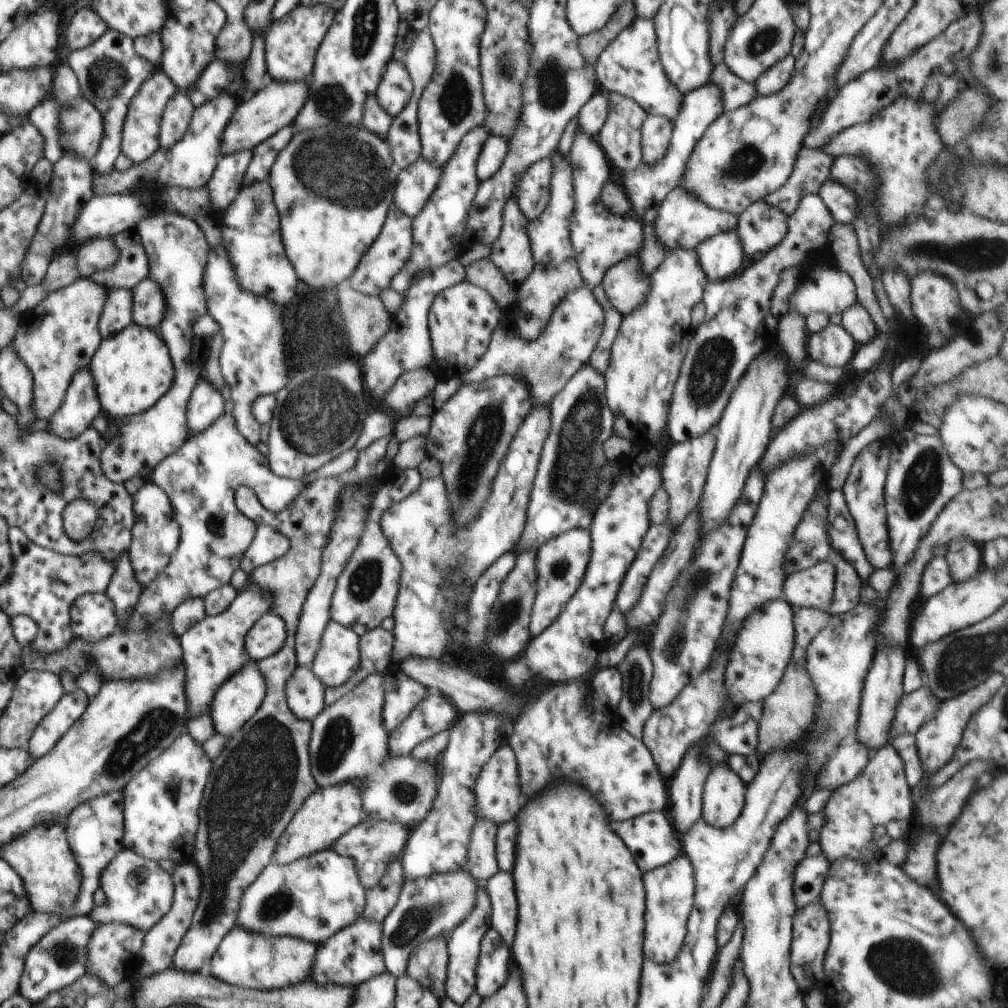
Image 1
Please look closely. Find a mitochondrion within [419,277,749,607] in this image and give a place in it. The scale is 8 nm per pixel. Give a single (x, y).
(573, 469)

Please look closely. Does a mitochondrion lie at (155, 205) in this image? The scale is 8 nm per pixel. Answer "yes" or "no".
no

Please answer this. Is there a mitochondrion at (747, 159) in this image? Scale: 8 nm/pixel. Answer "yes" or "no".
yes

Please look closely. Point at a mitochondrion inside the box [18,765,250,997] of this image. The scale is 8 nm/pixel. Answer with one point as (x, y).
(64, 951)

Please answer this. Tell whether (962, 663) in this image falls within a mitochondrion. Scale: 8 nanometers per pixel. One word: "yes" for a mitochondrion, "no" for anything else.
yes

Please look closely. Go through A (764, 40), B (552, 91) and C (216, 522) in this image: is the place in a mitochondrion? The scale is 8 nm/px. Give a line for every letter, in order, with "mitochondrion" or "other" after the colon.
A: mitochondrion
B: mitochondrion
C: mitochondrion

